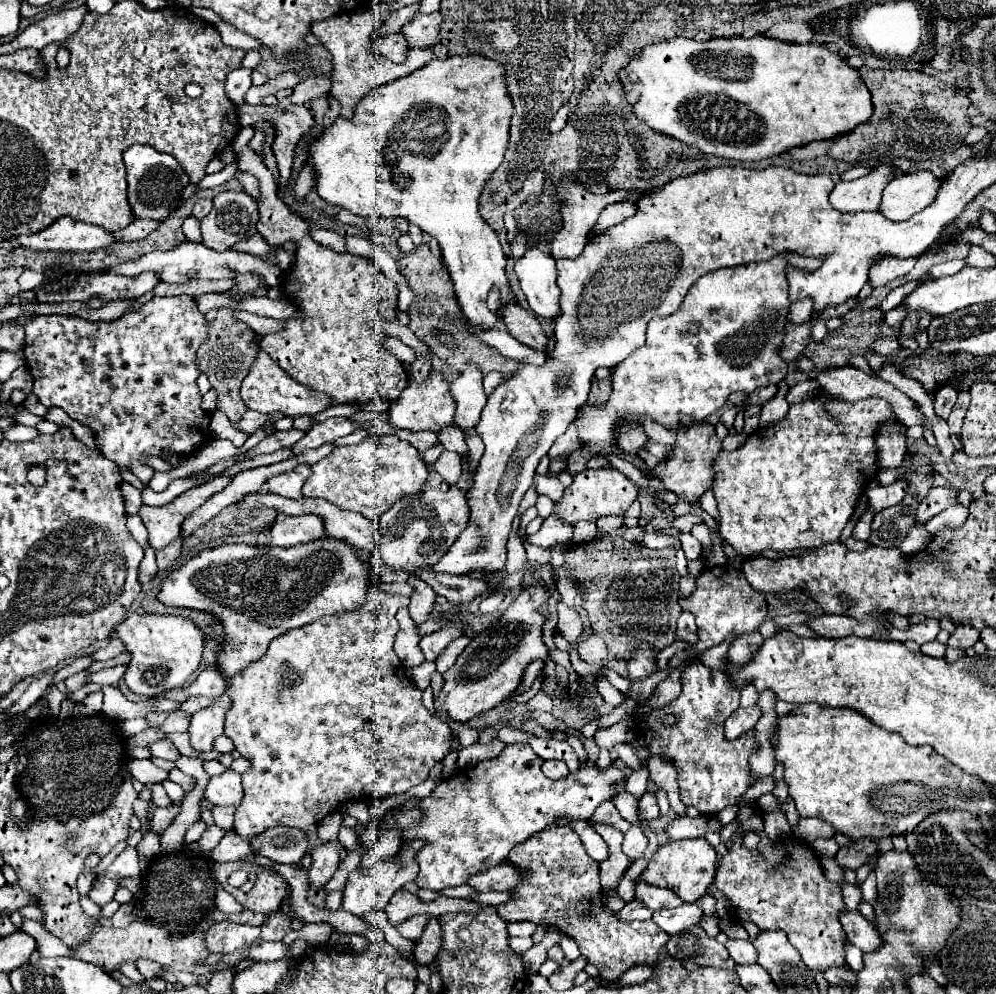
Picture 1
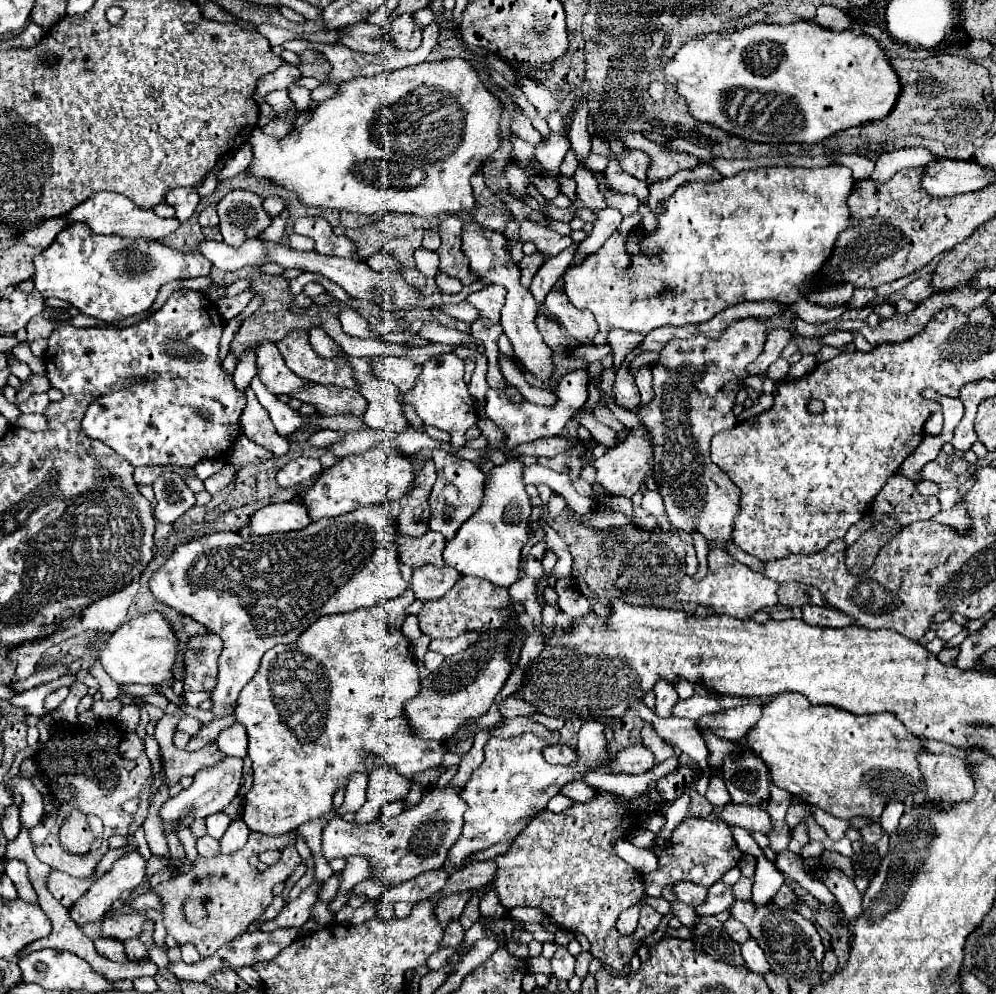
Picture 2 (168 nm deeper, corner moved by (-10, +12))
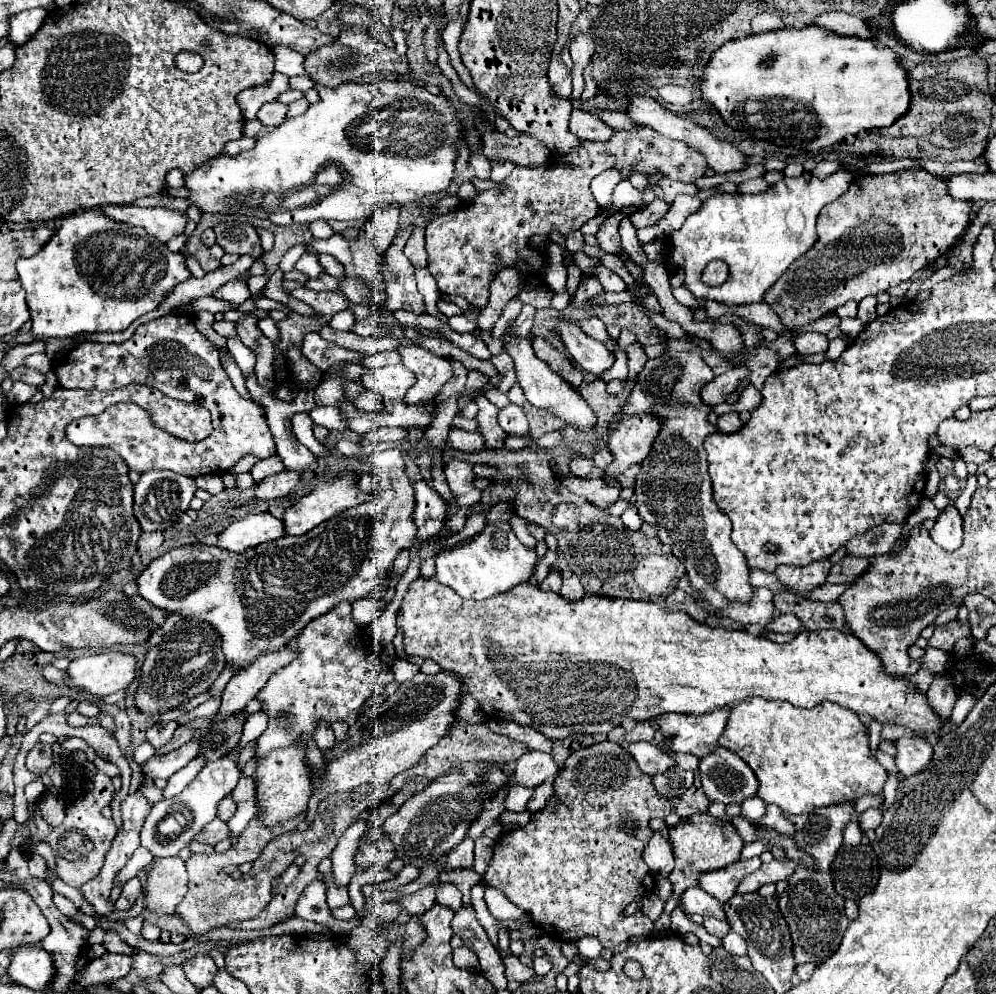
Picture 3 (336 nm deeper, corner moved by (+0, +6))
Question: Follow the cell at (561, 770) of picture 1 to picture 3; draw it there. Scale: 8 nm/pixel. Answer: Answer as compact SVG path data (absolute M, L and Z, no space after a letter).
M529 751L529 753L521 755L521 759L517 761L513 781L523 787L537 787L537 785L557 777L557 773L559 773L559 767L549 753Z

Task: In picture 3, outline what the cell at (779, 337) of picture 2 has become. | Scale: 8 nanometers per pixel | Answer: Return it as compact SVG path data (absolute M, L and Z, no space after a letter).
M731 367L727 373L715 377L713 381L709 381L703 391L701 391L701 399L713 407L713 405L719 405L729 393L733 393L737 389L737 383L741 379L749 377L749 371L747 369L737 369L737 367Z

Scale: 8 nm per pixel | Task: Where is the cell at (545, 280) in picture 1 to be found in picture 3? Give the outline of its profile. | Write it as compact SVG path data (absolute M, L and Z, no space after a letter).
M563 319L559 323L559 331L561 331L561 341L565 343L567 351L581 369L601 375L603 371L611 369L611 365L615 363L615 355L609 353L609 349L601 341L587 337L577 327L575 321Z

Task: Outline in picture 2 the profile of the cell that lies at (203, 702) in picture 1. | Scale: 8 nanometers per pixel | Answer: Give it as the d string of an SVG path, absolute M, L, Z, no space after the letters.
M213 633L195 635L183 645L185 691L211 691L215 687L221 649L221 639Z

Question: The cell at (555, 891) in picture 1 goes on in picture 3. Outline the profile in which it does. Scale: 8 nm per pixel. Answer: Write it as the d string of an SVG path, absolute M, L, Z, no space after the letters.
M613 741L573 751L553 781L553 791L547 805L533 813L525 827L501 833L483 877L485 885L499 887L515 905L531 915L531 921L541 931L557 941L577 941L593 935L603 947L613 949L629 937L648 936L654 924L641 911L625 917L621 913L633 899L647 895L655 887L655 877L643 861L643 849L653 837L649 819L673 813L671 801L657 795L651 777L641 773L631 753Z

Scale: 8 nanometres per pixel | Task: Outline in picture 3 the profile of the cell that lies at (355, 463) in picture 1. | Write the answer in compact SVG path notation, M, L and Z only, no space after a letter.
M345 475L345 477L339 477L335 481L325 481L325 483L319 483L309 495L301 497L293 507L289 507L283 515L283 525L285 525L285 535L305 535L309 533L313 527L317 527L319 523L331 519L333 515L349 509L349 507L355 507L355 505L361 505L363 501L369 501L373 497L373 491L361 491L359 483L353 481L351 475Z

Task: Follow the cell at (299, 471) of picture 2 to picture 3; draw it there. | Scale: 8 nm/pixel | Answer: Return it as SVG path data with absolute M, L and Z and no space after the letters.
M281 471L281 473L275 473L261 481L259 487L255 489L255 497L263 499L263 501L281 499L281 497L287 497L297 487L297 483L299 483L299 473Z

